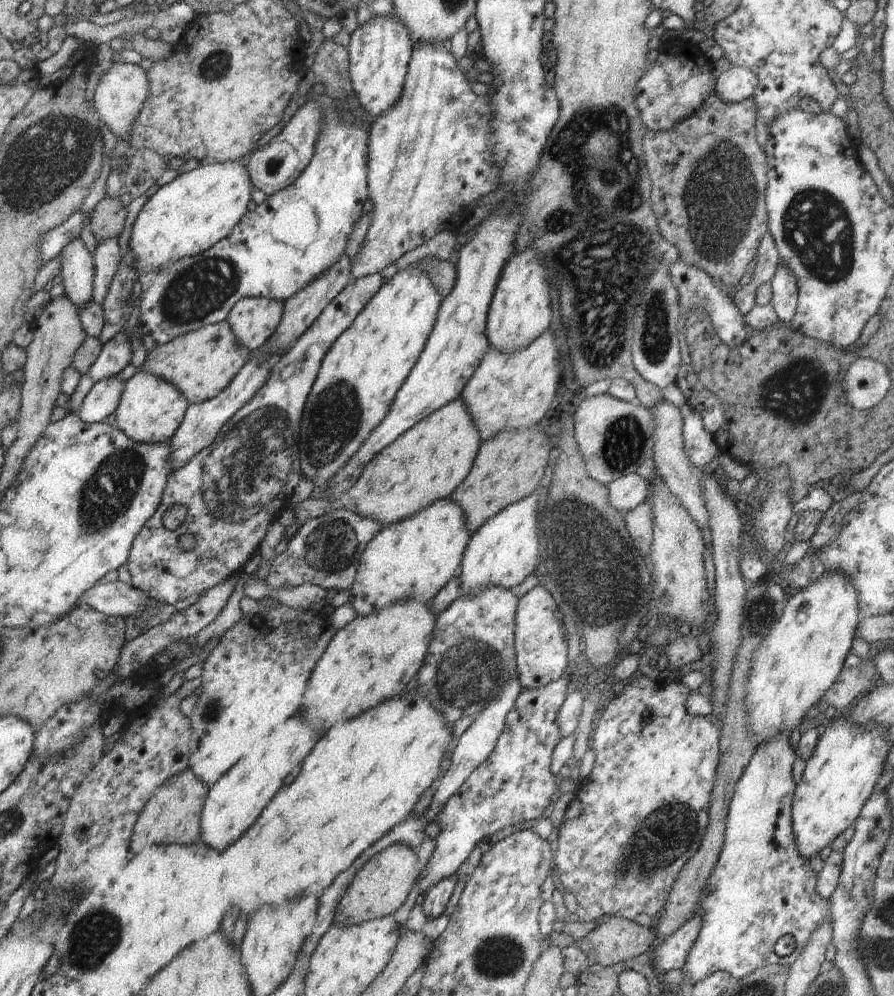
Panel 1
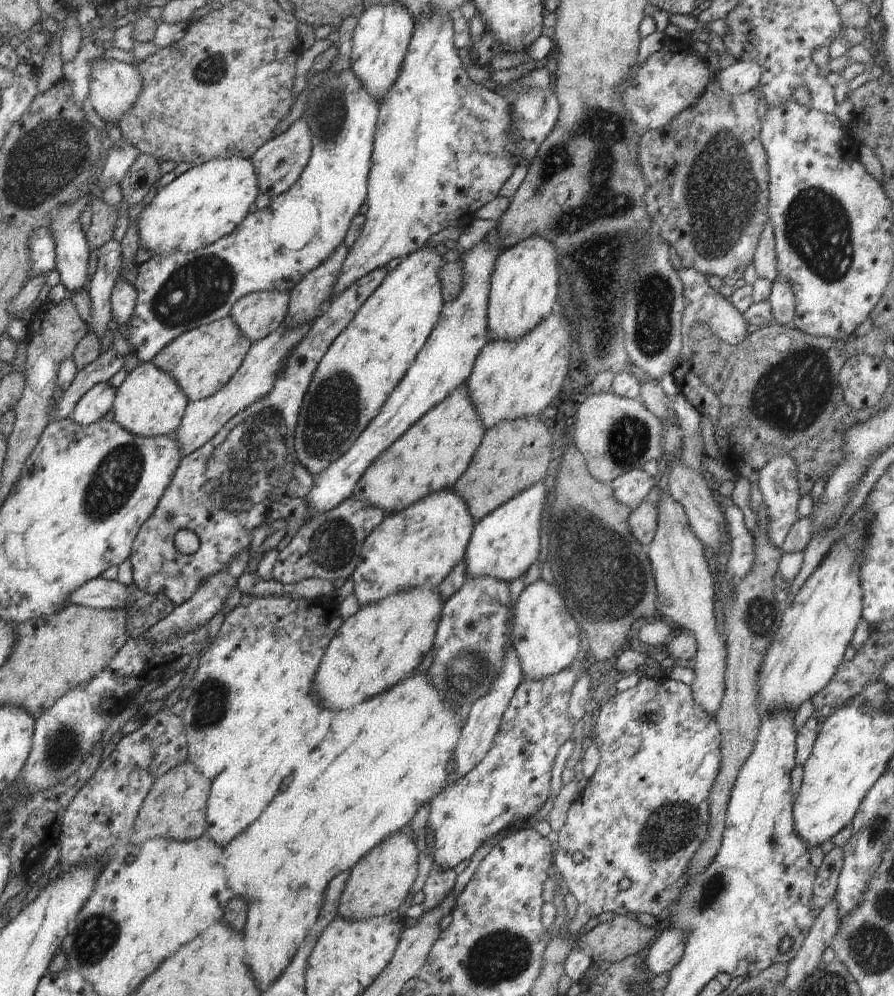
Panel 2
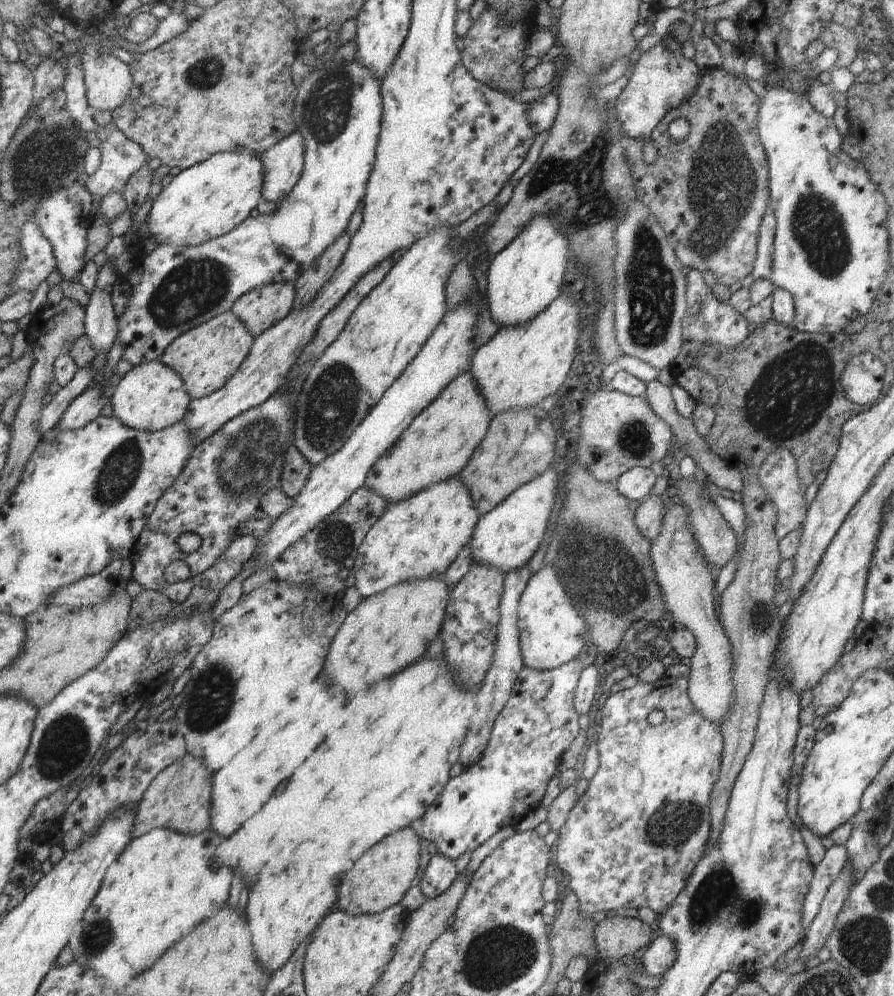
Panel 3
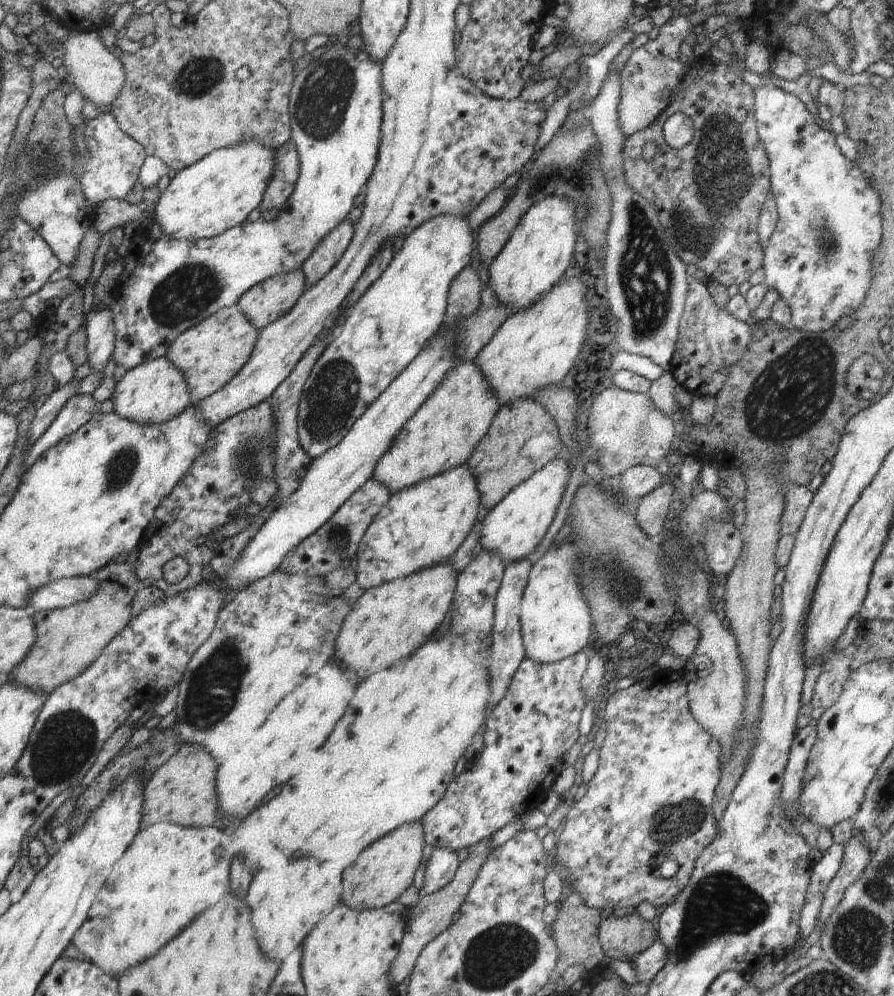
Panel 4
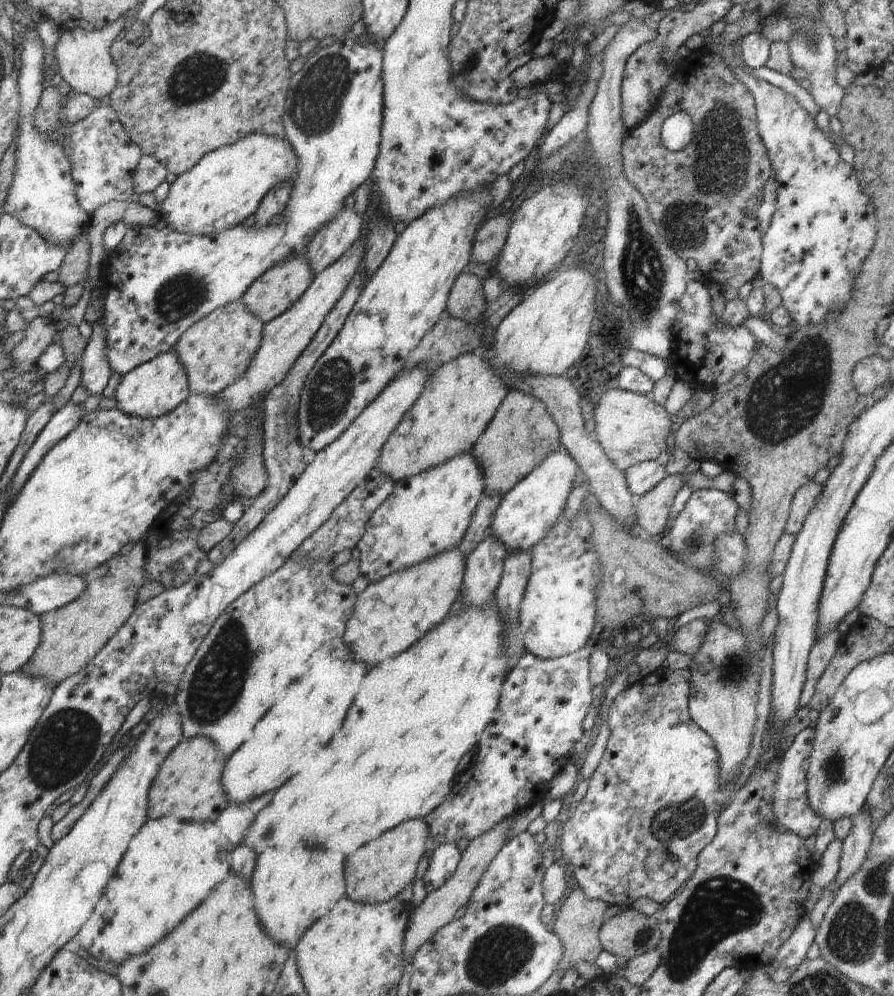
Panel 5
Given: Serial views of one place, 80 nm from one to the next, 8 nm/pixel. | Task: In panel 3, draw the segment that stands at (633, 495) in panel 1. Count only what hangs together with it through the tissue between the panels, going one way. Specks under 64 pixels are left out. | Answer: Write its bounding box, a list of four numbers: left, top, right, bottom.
[614,467,657,502]

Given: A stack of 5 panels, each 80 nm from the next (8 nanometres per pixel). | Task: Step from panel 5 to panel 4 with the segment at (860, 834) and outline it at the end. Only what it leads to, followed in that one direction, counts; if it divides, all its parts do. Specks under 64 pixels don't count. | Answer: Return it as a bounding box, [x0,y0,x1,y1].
[818,836,871,928]

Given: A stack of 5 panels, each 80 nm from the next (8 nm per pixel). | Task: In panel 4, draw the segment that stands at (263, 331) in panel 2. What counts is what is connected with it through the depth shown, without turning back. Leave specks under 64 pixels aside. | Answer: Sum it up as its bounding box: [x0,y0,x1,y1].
[237,268,307,331]

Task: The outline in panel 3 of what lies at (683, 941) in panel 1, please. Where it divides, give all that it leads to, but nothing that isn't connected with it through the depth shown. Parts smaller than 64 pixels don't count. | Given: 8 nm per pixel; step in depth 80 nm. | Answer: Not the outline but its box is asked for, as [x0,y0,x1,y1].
[639,936,676,976]

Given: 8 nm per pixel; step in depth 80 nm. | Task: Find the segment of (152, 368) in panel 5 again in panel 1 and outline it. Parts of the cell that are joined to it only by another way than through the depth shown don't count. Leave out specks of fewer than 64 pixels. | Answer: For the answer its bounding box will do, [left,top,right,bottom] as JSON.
[114,370,188,443]

